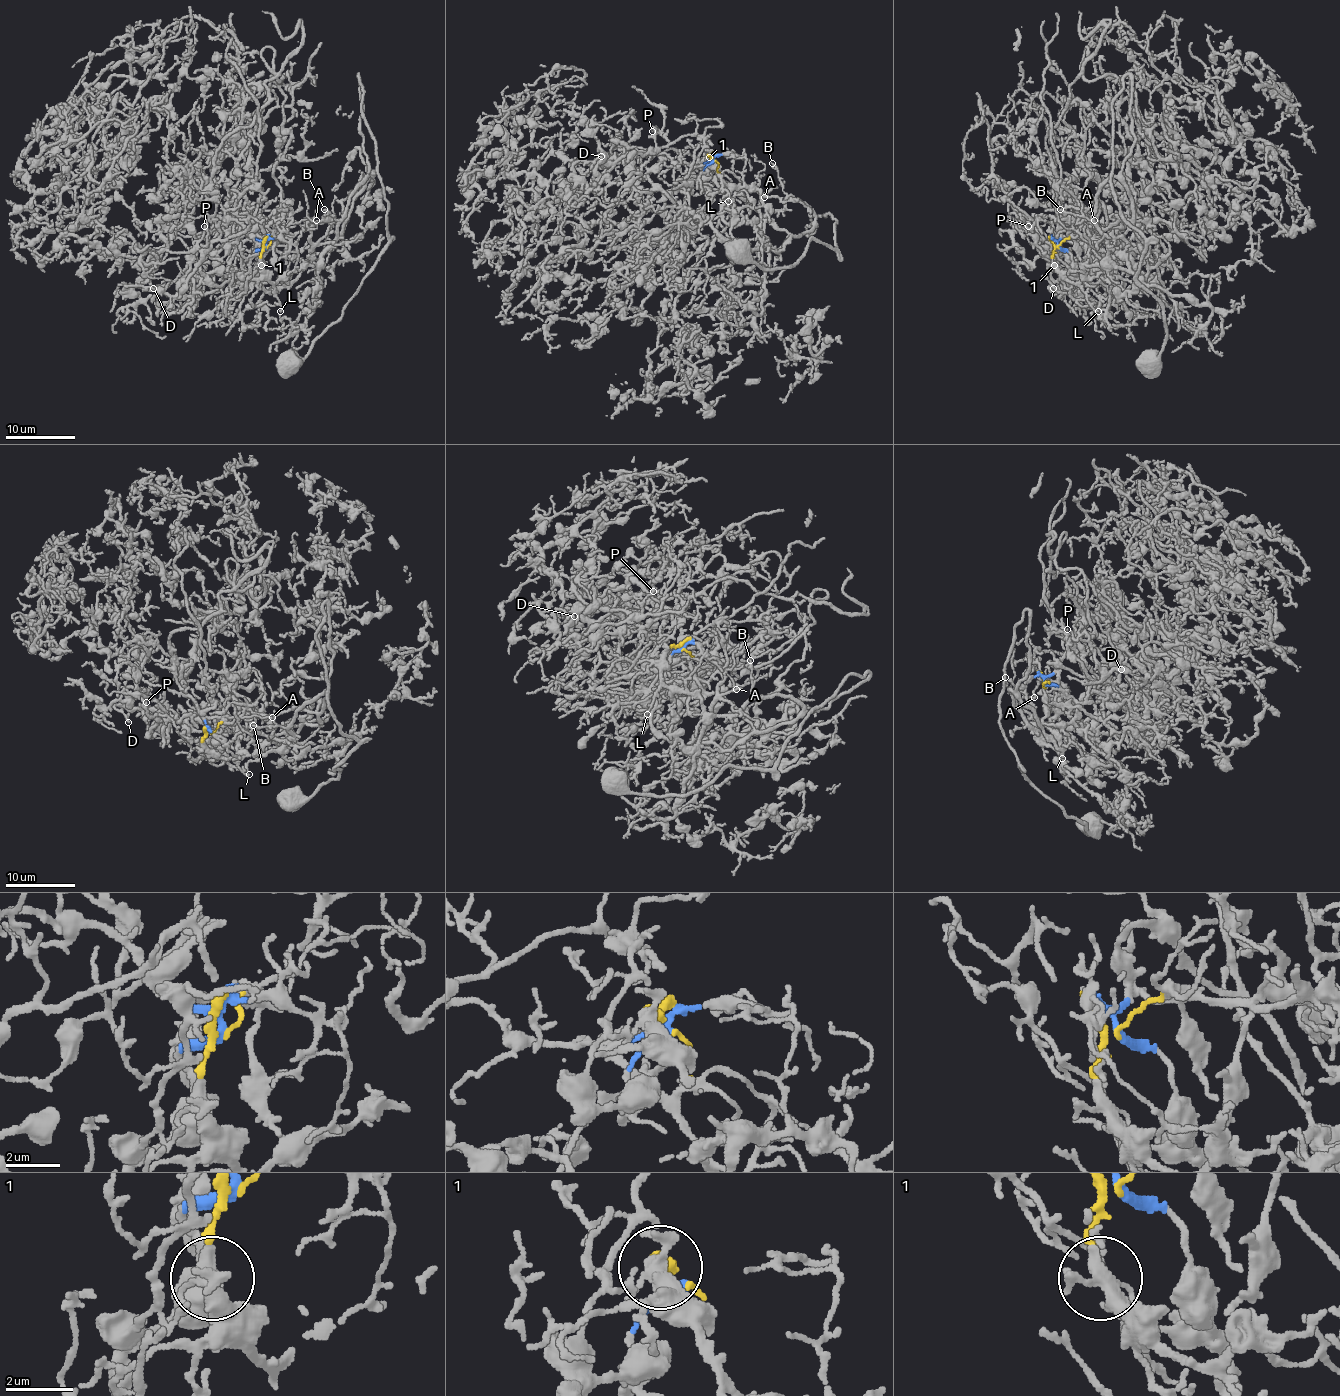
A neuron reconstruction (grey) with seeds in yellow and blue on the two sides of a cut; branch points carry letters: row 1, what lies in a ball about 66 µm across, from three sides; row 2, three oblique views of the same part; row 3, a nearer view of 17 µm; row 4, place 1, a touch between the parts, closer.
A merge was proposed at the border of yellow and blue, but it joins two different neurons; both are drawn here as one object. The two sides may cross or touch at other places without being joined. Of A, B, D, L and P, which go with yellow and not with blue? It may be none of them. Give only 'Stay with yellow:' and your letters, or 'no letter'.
Stay with yellow: A, B, L

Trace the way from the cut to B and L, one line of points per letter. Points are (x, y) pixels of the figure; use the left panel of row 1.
B: (266, 247), (261, 254), (261, 271), (271, 282), (313, 266), (334, 238), (337, 224), (334, 216), (323, 209)
L: (266, 247), (261, 254), (261, 271), (275, 289), (282, 306), (280, 311)

